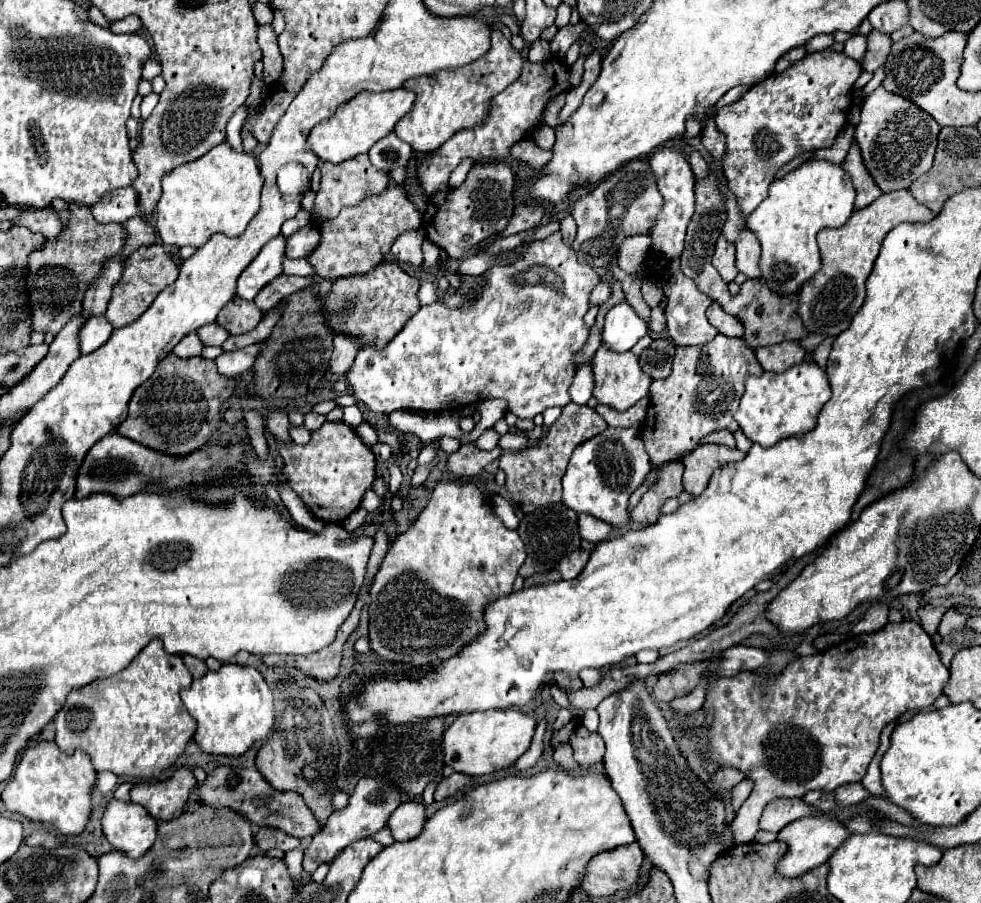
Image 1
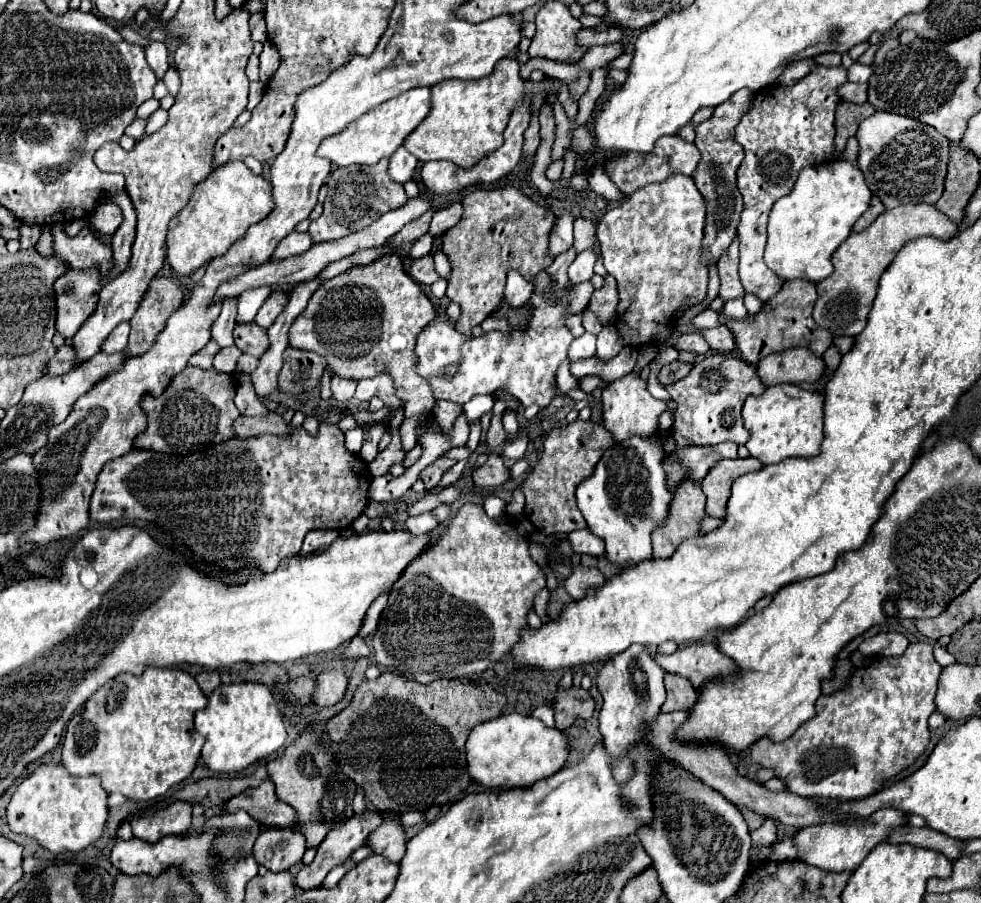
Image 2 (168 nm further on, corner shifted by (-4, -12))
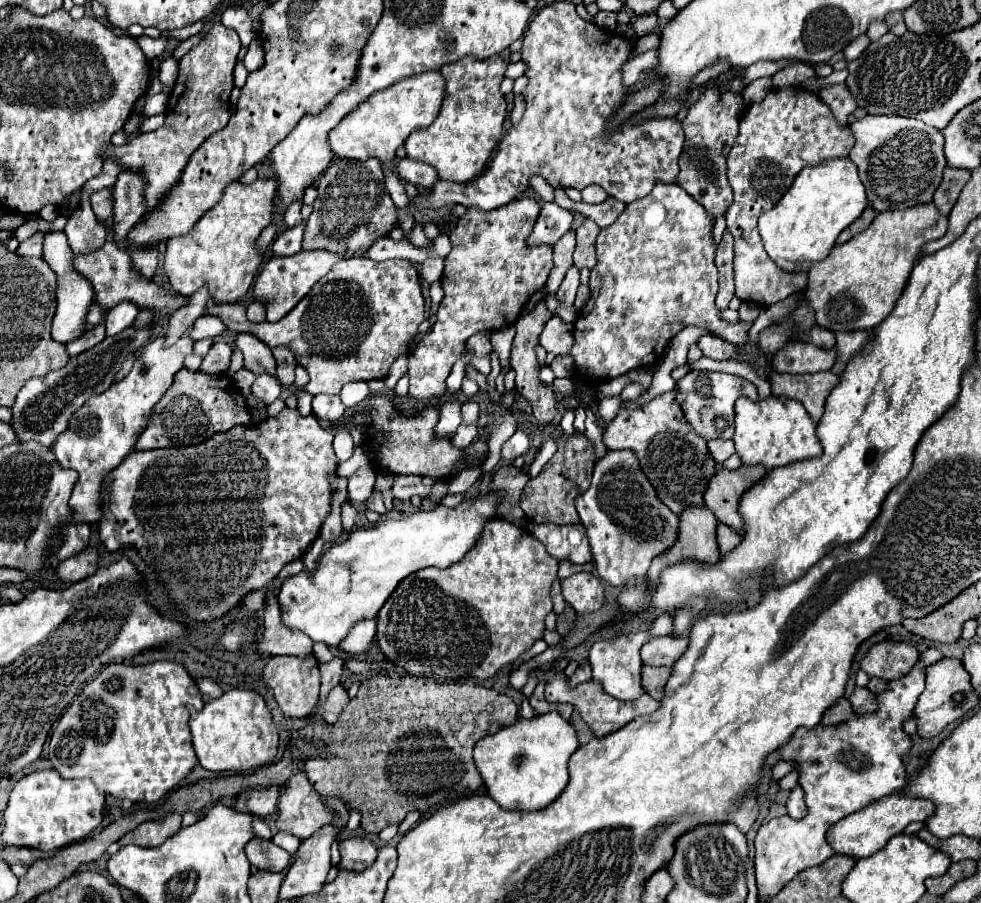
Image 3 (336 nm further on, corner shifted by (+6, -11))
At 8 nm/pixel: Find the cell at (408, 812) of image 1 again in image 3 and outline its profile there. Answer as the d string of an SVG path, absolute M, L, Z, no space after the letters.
M348 838L338 844L340 848L340 868L350 872L362 872L370 868L376 860L376 846L364 838Z

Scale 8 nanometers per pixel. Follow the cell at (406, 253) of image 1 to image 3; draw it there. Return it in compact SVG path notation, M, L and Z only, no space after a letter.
M428 258L428 260L424 260L424 264L422 264L422 268L420 268L422 272L422 280L426 280L428 284L432 284L432 282L436 282L436 280L440 280L442 278L442 270L444 270L444 260L442 258Z

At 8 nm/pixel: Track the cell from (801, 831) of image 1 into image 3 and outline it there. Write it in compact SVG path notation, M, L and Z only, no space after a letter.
M890 794L880 798L878 802L868 804L866 808L842 818L828 830L828 842L836 850L836 854L846 854L854 858L866 858L878 852L892 836L900 834L910 822L926 822L936 810L932 800L912 798L908 794Z

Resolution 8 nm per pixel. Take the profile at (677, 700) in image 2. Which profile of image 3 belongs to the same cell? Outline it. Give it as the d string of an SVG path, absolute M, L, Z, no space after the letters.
M652 666L642 668L642 688L654 700L662 698L668 678L670 678L670 668L664 668L664 666L662 668L652 668Z

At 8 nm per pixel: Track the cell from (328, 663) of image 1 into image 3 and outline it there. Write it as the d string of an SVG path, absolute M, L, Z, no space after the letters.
M334 686L332 692L326 698L324 708L322 708L322 714L328 720L328 724L336 724L338 722L338 716L342 714L342 710L344 710L344 706L348 702L350 702L350 696L348 696L346 688L344 686Z

